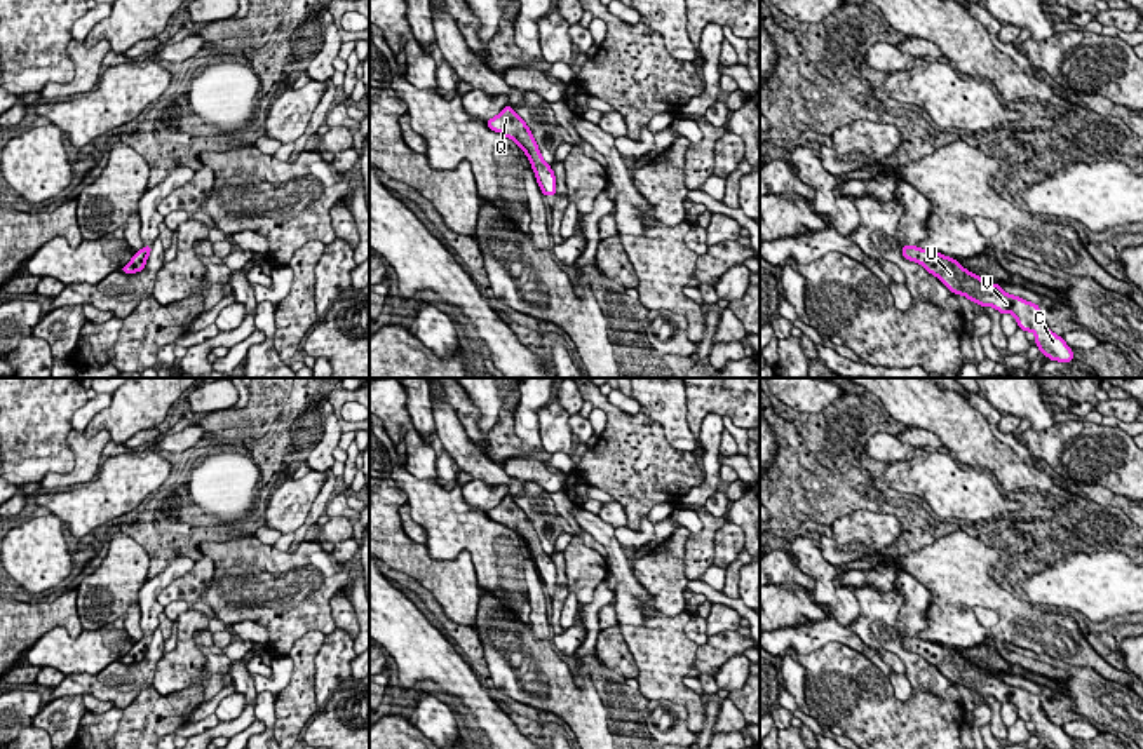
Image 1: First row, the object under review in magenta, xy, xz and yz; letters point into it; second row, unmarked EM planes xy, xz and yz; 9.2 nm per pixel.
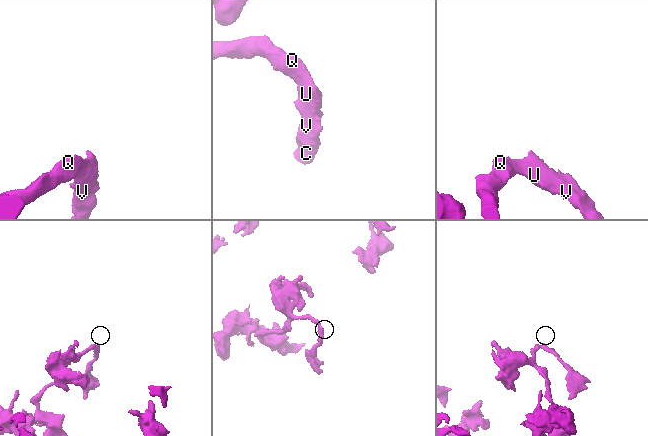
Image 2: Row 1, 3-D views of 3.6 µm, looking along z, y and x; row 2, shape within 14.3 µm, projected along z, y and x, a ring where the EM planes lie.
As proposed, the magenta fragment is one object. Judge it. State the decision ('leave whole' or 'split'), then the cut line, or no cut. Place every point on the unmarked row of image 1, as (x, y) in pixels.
leave whole; no cut

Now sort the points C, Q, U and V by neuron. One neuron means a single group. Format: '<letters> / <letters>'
C Q U V

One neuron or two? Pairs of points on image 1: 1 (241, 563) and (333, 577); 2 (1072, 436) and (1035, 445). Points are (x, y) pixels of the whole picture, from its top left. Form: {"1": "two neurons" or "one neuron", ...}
{"1": "one neuron", "2": "one neuron"}

